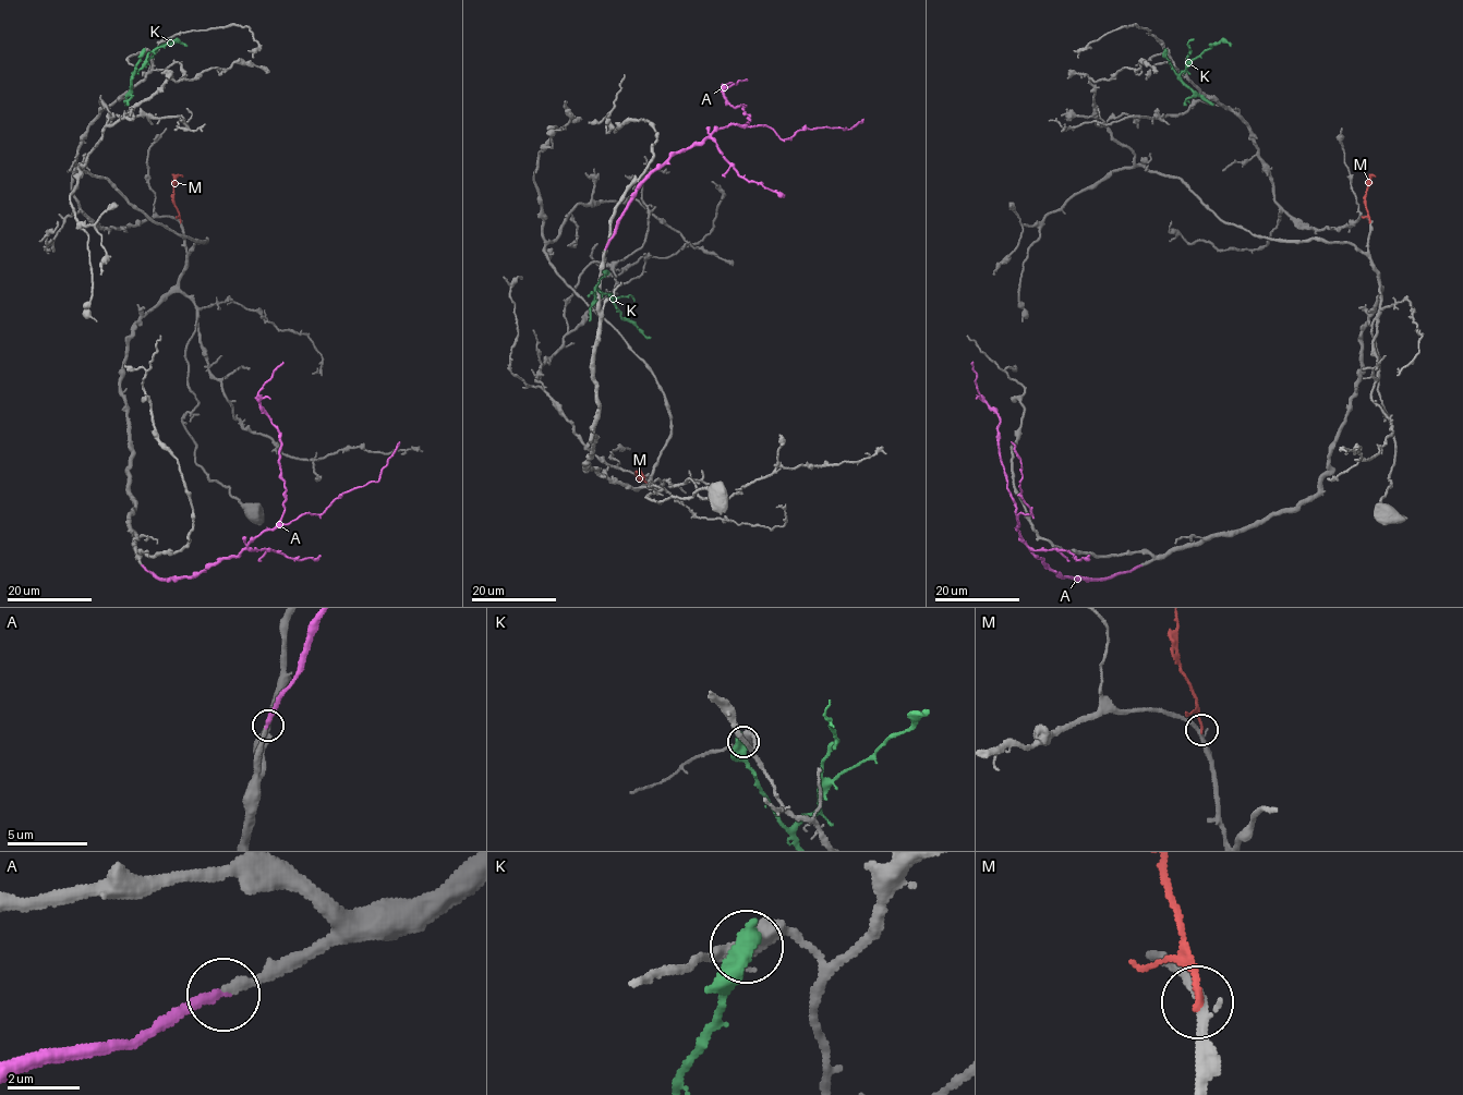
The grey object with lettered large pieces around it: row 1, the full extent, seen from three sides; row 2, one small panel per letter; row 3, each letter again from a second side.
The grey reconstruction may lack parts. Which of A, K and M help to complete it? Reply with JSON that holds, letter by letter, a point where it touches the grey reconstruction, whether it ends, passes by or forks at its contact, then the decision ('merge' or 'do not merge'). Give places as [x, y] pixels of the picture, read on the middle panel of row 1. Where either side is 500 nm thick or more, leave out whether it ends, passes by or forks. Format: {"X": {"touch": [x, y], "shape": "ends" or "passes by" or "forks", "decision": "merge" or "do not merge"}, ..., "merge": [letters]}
{"A": {"touch": [606, 248], "shape": "ends", "decision": "merge"}, "K": {"touch": [607, 274], "decision": "do not merge"}, "M": {"touch": [644, 477], "shape": "ends", "decision": "do not merge"}, "merge": ["A"]}

